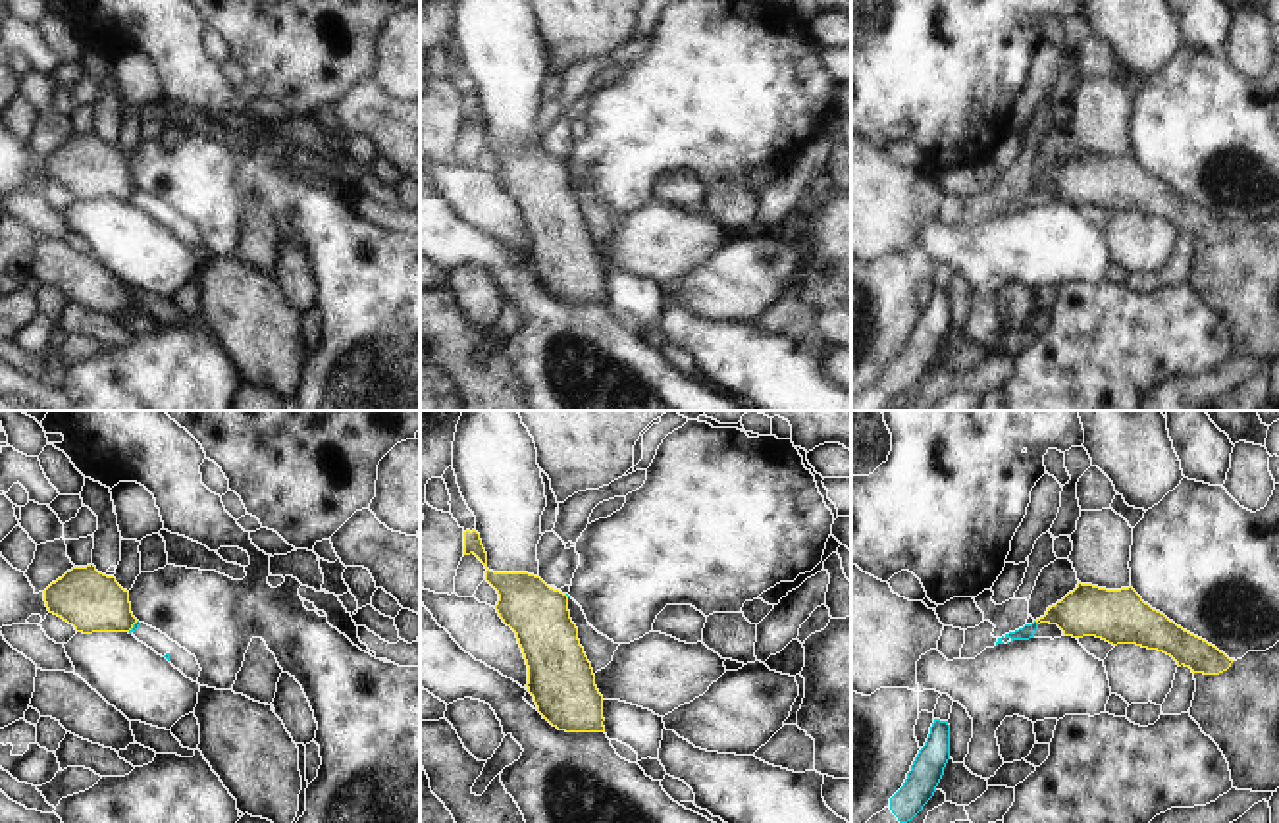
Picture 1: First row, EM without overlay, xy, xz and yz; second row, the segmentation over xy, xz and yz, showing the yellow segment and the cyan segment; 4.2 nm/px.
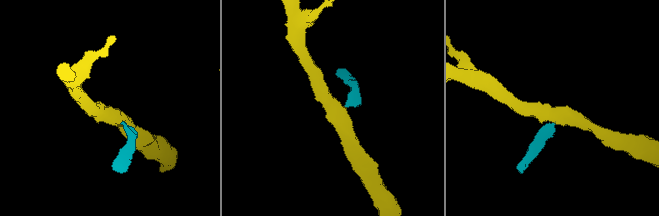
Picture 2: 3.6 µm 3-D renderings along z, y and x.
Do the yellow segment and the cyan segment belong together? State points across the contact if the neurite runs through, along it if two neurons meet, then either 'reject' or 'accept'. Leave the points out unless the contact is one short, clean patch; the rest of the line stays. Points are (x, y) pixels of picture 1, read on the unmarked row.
along xy (137, 189), (128, 199) | reject

